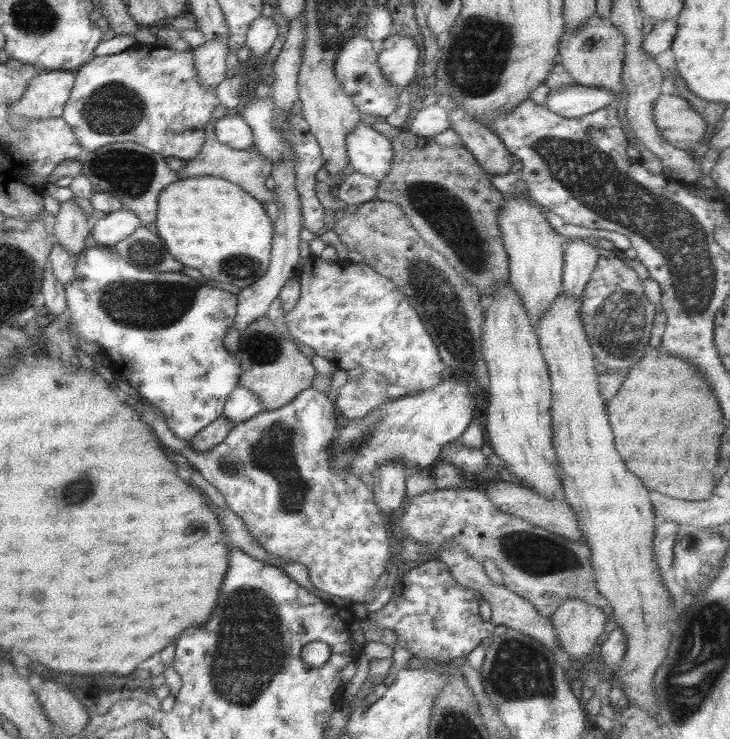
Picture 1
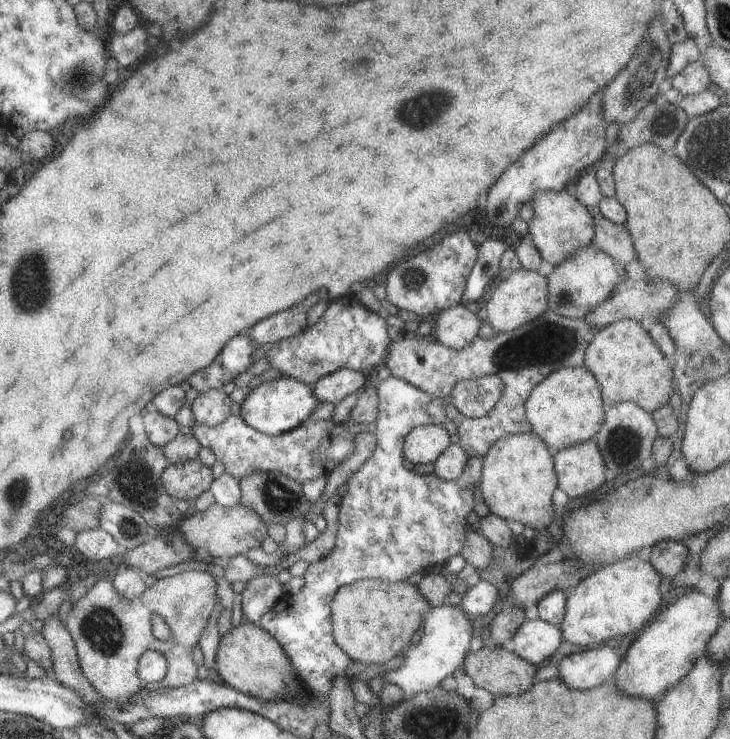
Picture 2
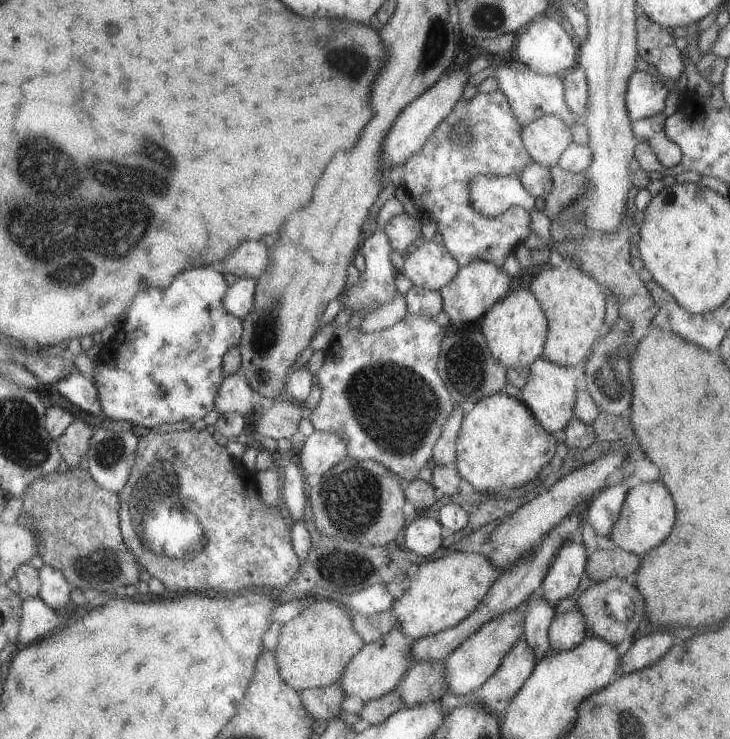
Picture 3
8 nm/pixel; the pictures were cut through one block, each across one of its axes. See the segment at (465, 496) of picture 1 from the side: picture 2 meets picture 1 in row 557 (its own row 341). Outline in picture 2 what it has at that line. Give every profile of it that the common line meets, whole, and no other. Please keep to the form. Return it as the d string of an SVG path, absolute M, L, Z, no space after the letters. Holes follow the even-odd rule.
M547 309L539 318L513 330L494 333L491 338L484 340L477 335L461 350L447 348L432 337L405 334L399 340L390 341L382 362L390 376L404 380L426 392L431 398L446 401L453 386L461 380L483 375L497 376L502 382L501 396L487 414L469 418L463 416L453 405L445 405L445 416L455 424L457 444L461 446L461 450L468 458L482 458L499 438L531 431L524 417L527 395L551 372L559 368L581 366L584 350L598 330L595 326L587 326L583 318L563 318Z

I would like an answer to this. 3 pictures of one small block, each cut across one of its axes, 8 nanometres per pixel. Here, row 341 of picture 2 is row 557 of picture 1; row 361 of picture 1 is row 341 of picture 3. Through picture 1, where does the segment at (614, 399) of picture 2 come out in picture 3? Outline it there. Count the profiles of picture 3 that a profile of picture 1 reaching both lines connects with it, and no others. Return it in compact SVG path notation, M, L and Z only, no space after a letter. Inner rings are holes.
M563 262L555 267L546 263L543 270L531 278L528 289L547 321L547 334L540 357L559 366L581 366L603 332L606 294L601 286L582 270Z

